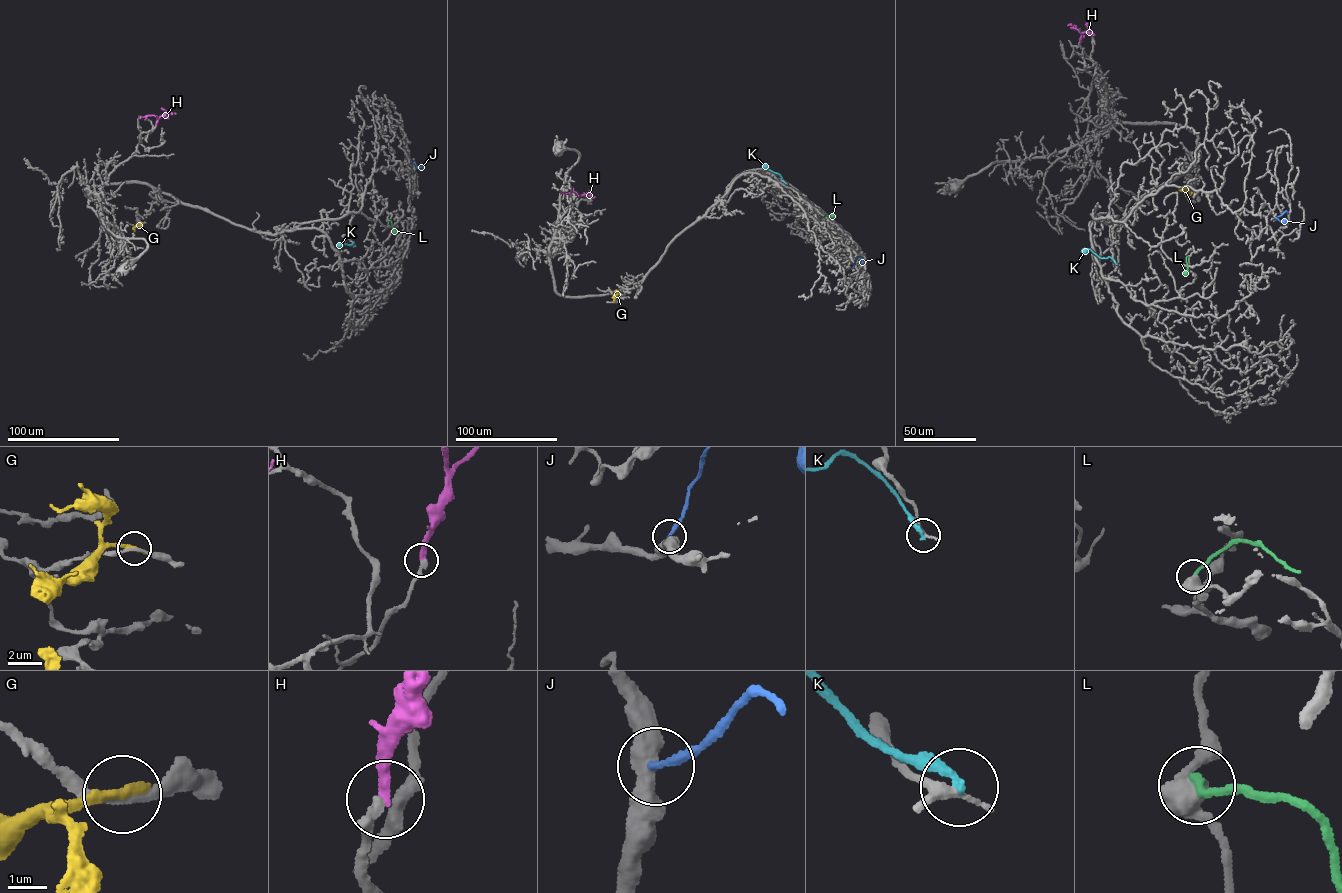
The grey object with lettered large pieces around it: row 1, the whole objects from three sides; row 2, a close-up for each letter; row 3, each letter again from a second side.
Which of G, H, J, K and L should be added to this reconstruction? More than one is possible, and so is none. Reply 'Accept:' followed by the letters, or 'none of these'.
Accept: none of these

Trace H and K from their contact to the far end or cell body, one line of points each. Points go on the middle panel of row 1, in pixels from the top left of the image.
H: (578, 196), (575, 192), (560, 191)
K: (786, 183), (779, 174), (765, 165)

